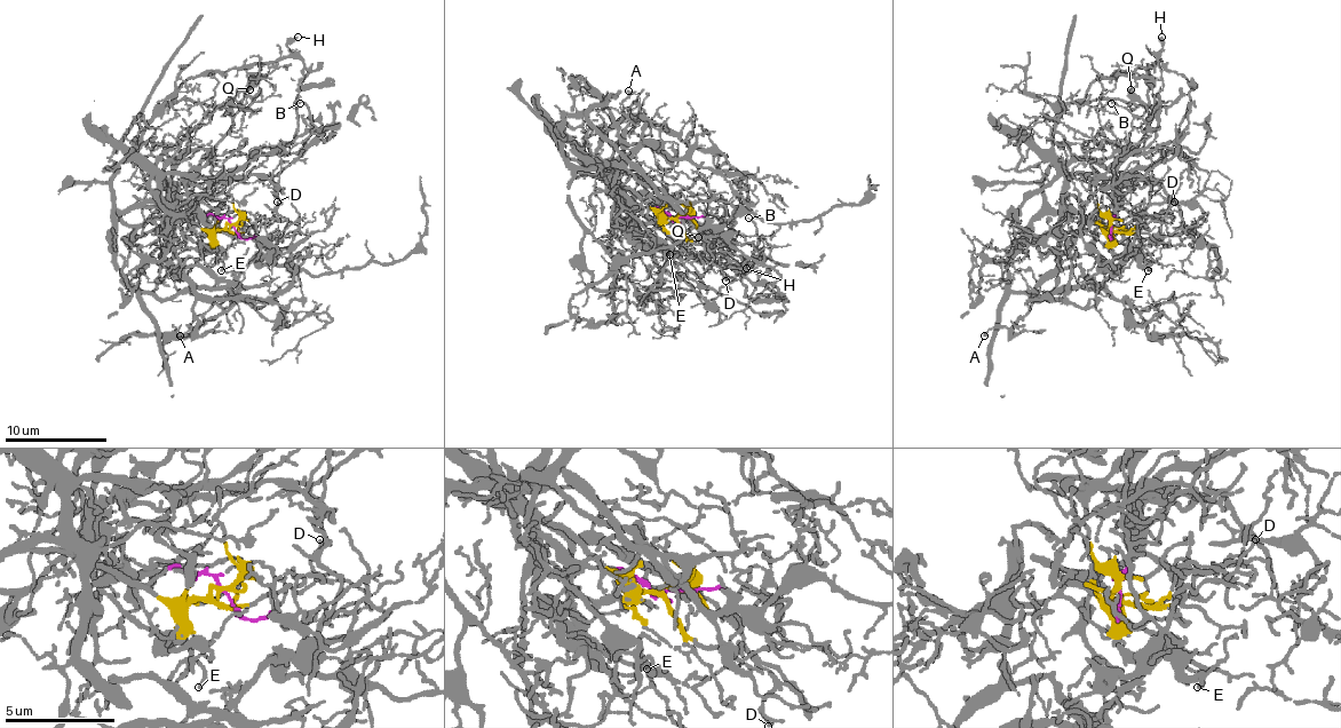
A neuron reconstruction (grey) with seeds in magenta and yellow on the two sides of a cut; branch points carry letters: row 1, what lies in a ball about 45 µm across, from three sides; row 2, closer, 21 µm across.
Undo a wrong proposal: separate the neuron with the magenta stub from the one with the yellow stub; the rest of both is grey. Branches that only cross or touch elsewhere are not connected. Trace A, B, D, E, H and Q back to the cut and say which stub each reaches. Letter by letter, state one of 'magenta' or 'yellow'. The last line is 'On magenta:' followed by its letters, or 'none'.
A: magenta
B: magenta
D: yellow
E: yellow
H: magenta
Q: yellow
On magenta: A, B, H

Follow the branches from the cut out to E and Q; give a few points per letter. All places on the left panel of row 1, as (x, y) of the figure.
E: (230, 223), (199, 229), (182, 216), (172, 216), (195, 242), (217, 254), (222, 264), (220, 270)
Q: (230, 223), (199, 229), (172, 216), (174, 167), (222, 137), (232, 121), (232, 99), (251, 88)

